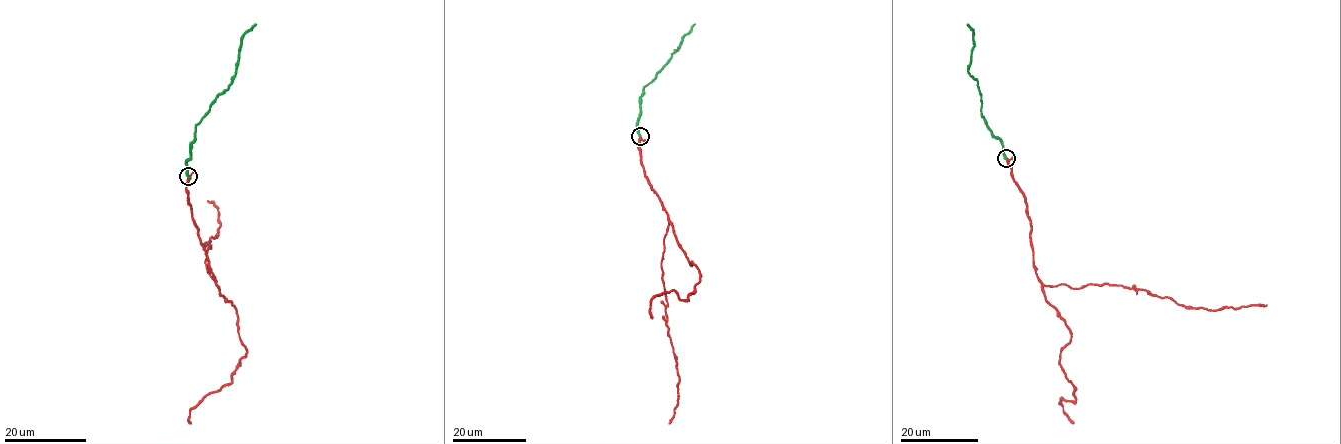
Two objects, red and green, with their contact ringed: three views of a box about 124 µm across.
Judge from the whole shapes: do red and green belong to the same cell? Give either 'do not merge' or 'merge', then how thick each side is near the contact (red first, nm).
merge; 380 nm thick on the red side, 400 nm on the other

